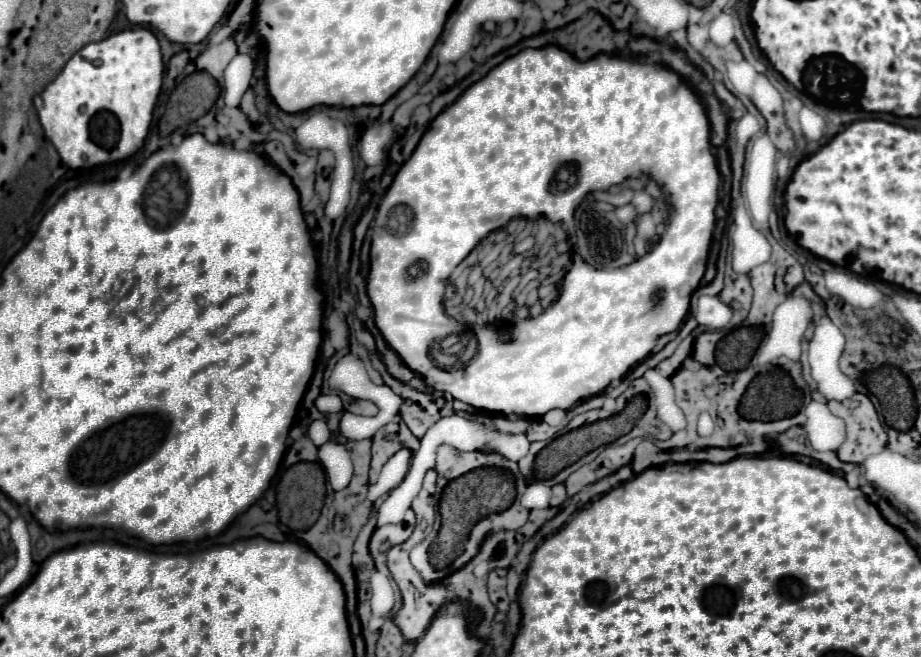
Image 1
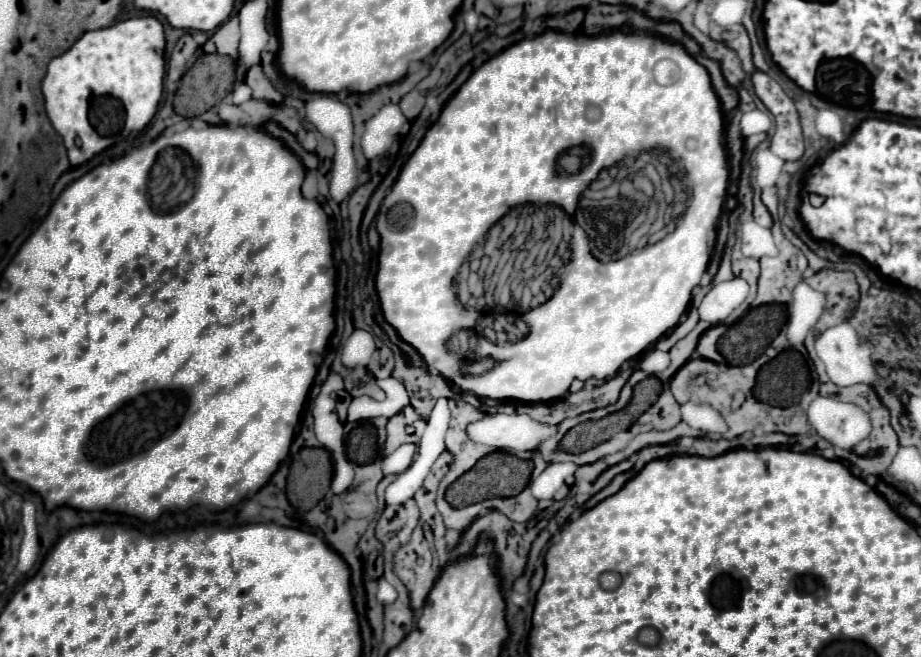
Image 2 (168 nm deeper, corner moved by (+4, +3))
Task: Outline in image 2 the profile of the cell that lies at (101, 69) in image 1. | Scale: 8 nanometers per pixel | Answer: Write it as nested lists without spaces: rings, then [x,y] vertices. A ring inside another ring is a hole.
[[[135,17],[105,29],[87,31],[67,53],[51,59],[41,81],[41,93],[45,97],[45,113],[55,131],[63,137],[63,145],[67,149],[71,165],[81,165],[93,155],[129,137],[131,133],[143,131],[147,127],[157,111],[163,93],[163,49],[163,25],[155,17]]]

